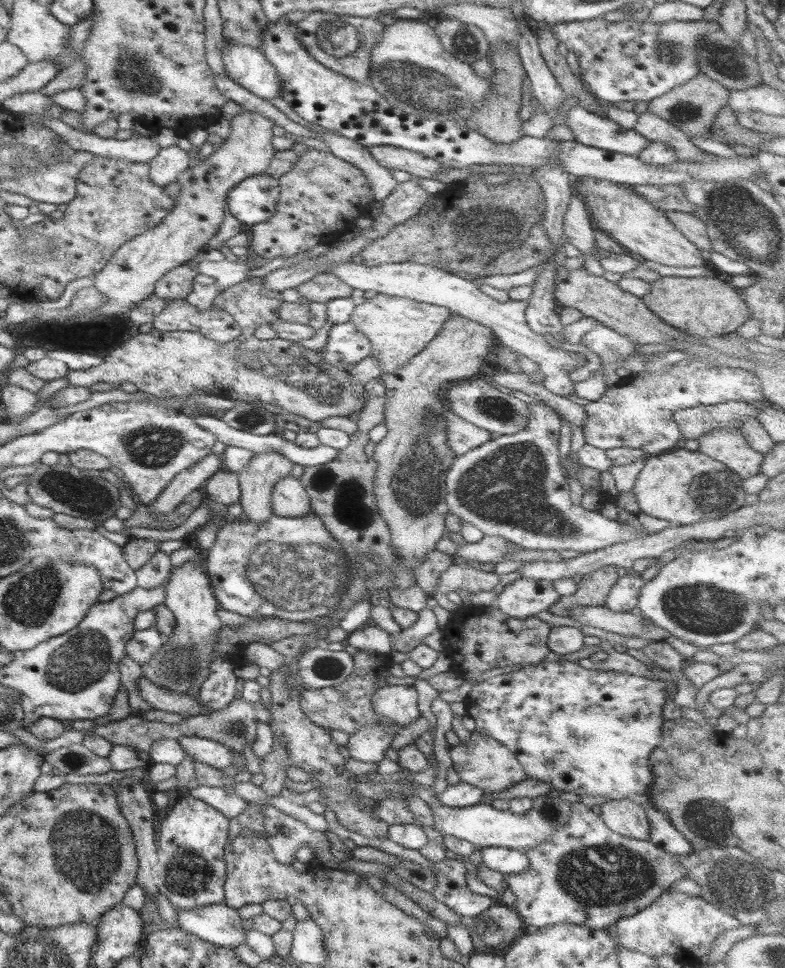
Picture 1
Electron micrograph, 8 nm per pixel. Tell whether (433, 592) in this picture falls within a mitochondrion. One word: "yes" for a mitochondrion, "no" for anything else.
no

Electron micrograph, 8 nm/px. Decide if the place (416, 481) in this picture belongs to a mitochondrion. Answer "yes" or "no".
yes

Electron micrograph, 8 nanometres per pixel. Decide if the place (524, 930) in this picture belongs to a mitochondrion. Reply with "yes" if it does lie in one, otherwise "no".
no

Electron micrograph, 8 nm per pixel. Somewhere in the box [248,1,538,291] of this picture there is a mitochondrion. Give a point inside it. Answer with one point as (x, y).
(418, 86)

